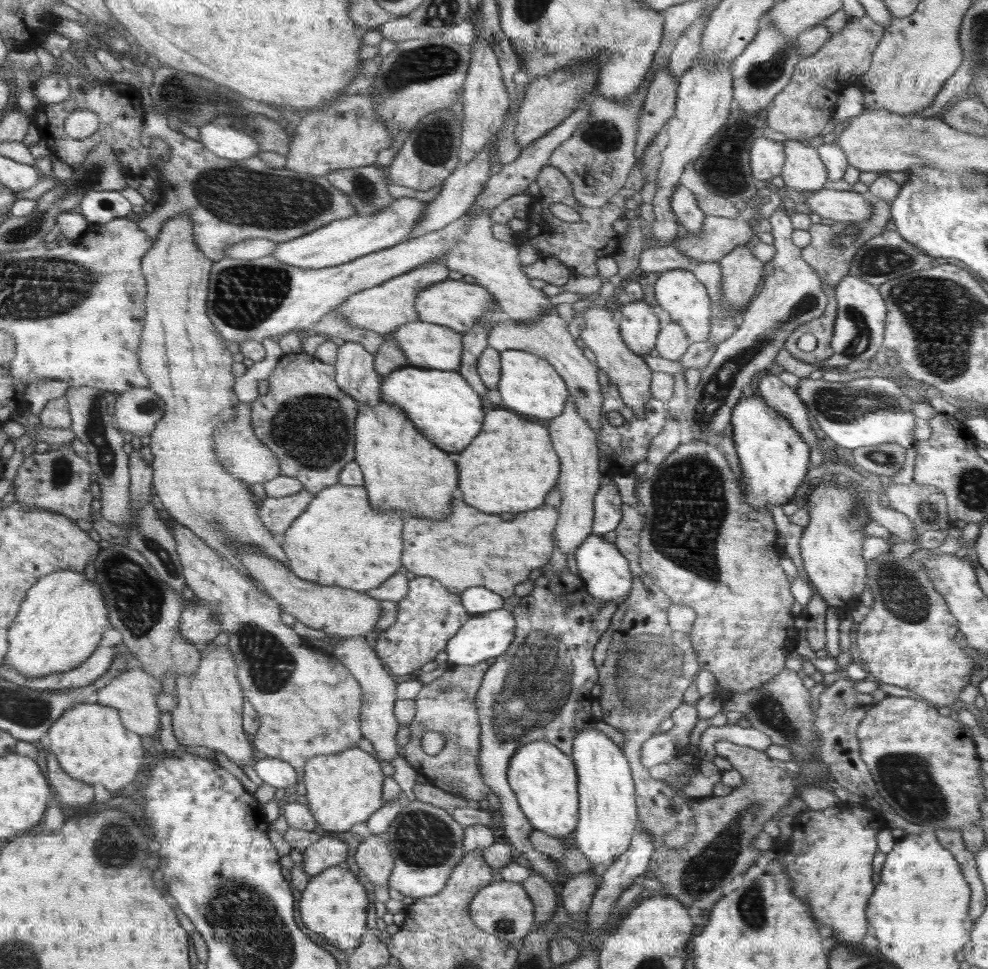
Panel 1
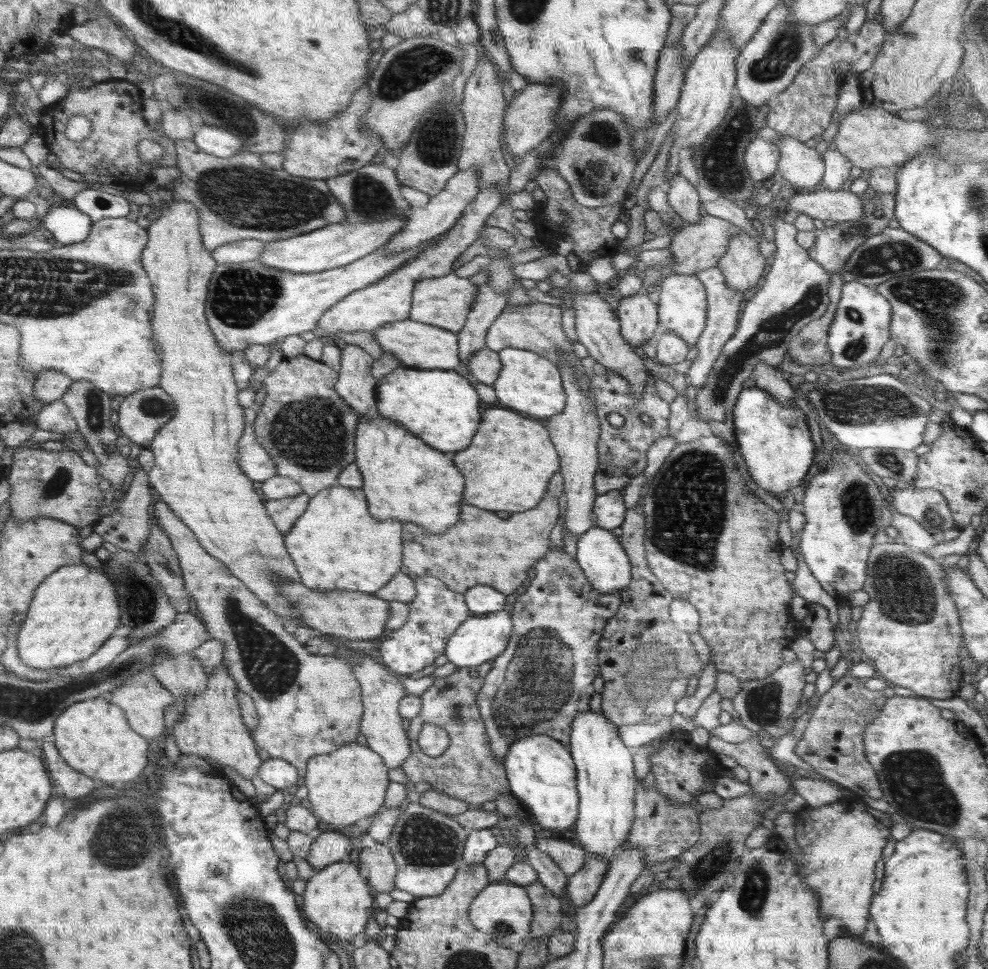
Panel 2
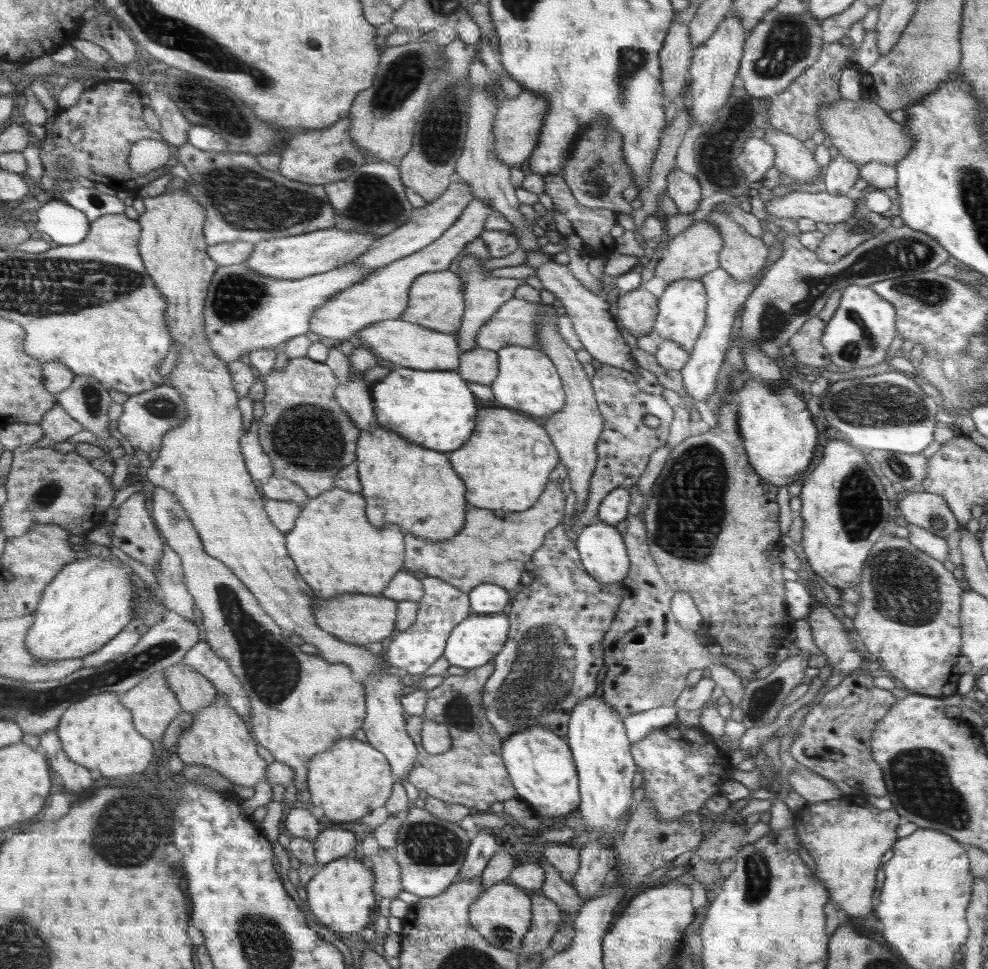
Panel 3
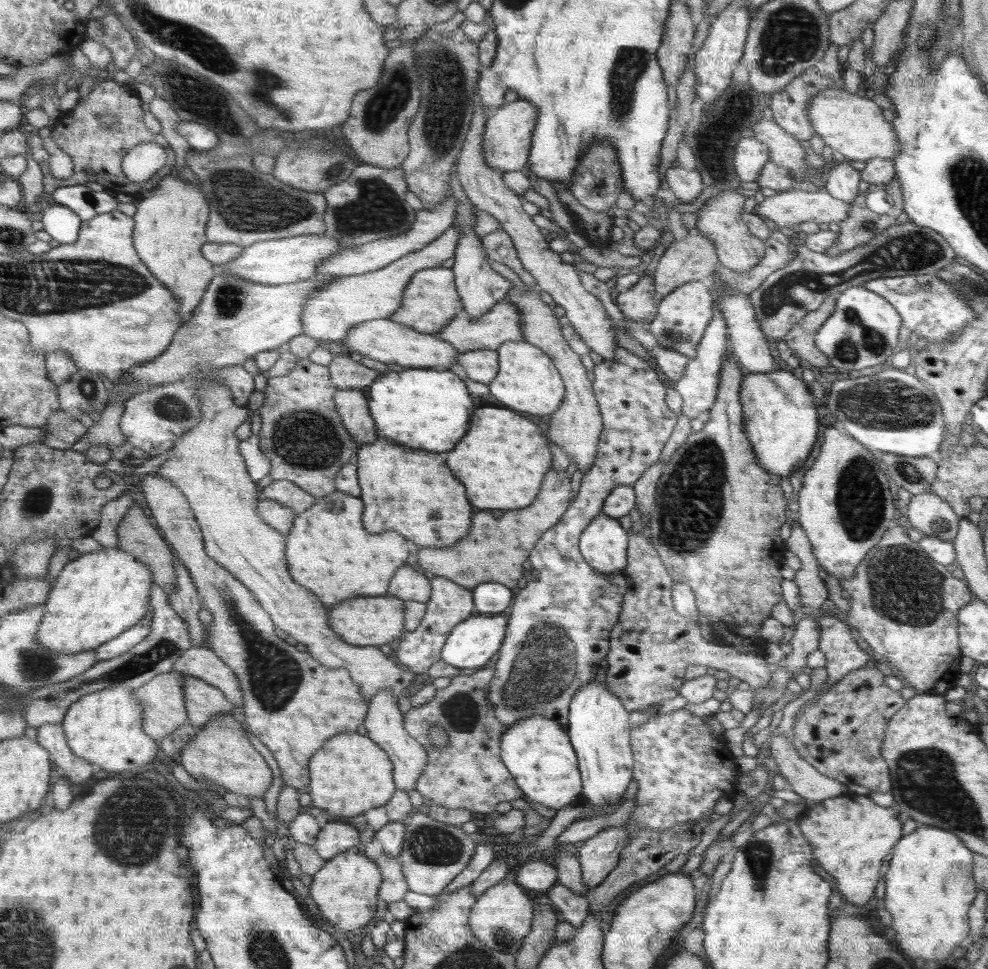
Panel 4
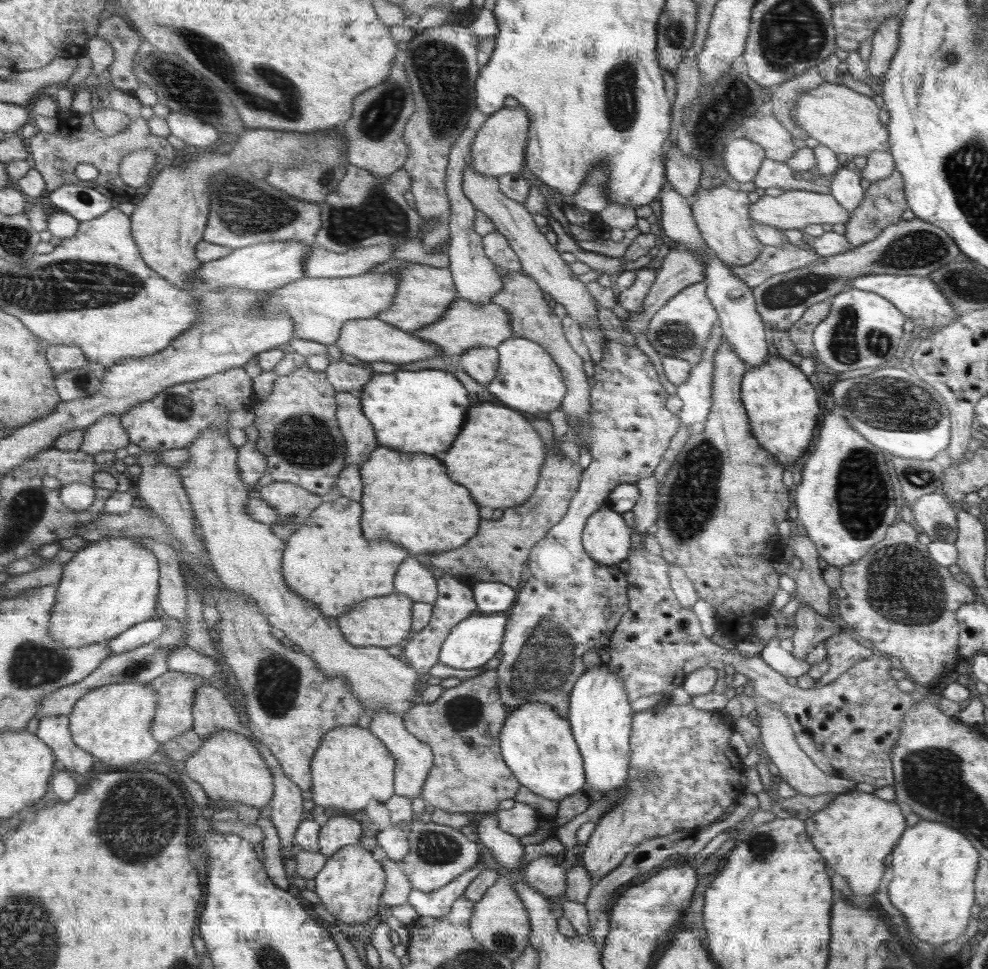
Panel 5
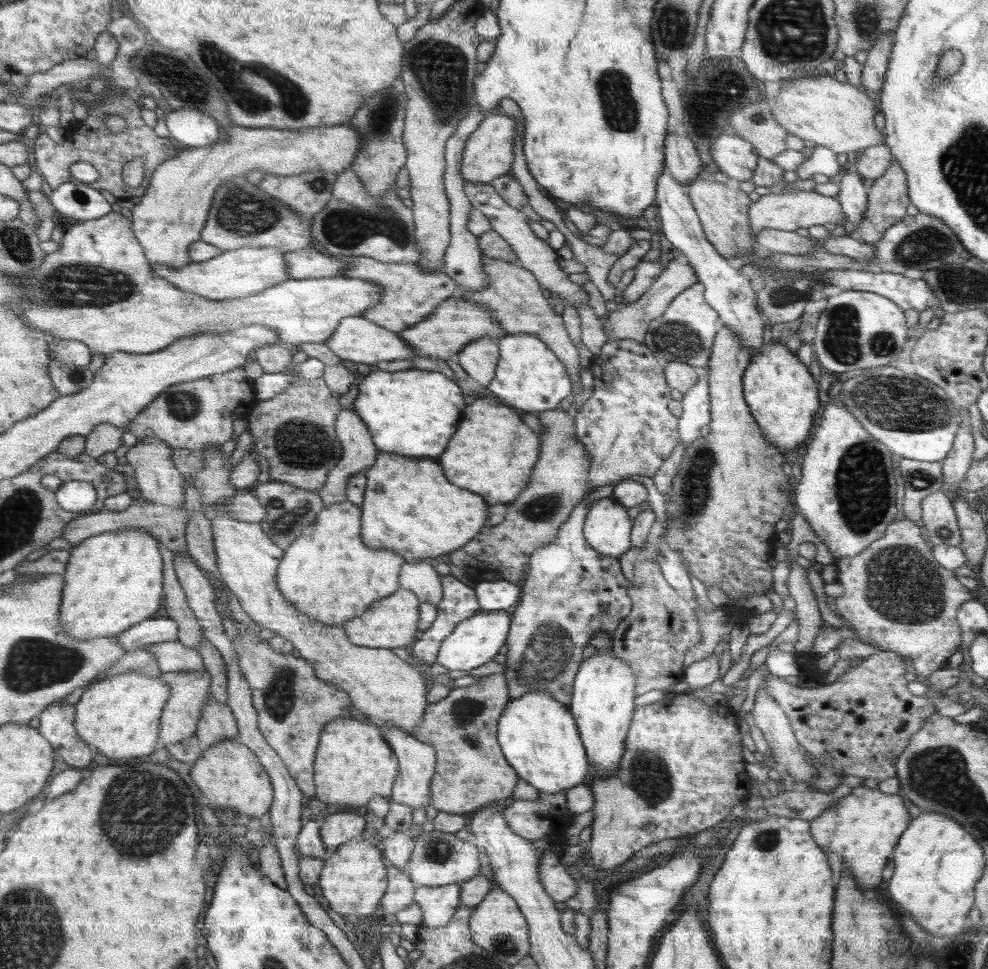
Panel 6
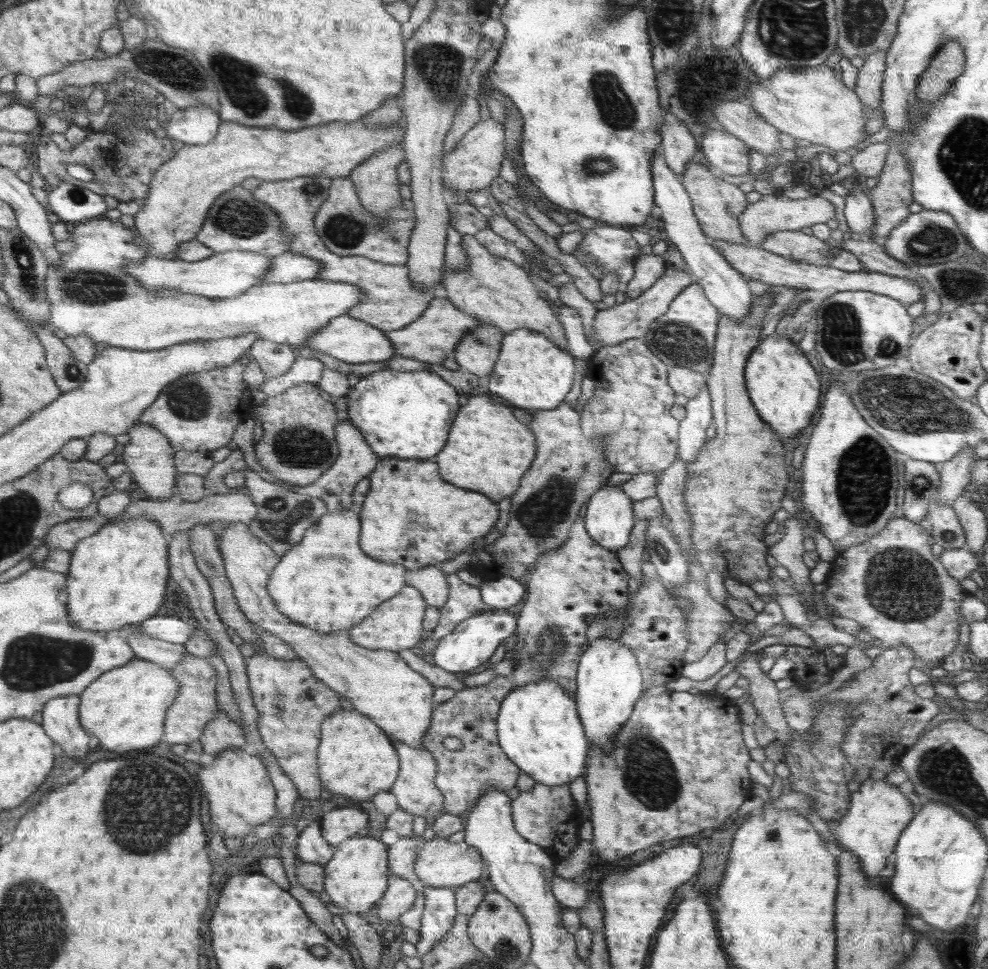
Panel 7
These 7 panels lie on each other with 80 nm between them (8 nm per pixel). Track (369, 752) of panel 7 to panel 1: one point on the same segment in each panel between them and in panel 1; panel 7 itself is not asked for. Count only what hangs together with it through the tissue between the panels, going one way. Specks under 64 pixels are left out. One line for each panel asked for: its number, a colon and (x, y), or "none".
1: (343, 789)
2: (349, 784)
3: (353, 778)
4: (350, 774)
5: (353, 766)
6: (354, 763)

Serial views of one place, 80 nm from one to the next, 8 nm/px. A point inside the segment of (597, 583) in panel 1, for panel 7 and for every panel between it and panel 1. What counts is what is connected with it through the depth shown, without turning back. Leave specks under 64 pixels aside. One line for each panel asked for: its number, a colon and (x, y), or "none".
2: (600, 554)
3: (603, 553)
4: (604, 542)
5: (606, 537)
6: (607, 528)
7: (609, 519)

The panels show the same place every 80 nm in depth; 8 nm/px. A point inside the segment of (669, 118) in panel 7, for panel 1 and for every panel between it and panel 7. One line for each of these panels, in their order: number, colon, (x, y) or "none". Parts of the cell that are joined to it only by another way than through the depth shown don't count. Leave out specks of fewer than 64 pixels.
1: (683, 202)
2: (684, 200)
3: (683, 188)
4: (687, 185)
5: (683, 173)
6: (681, 159)

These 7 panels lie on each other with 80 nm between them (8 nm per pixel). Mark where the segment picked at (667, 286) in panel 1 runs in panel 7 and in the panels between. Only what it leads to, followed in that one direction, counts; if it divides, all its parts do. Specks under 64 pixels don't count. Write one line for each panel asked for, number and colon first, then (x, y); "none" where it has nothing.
2: (682, 308)
3: (681, 317)
4: (681, 319)
5: (681, 328)
6: (684, 332)
7: (684, 336)

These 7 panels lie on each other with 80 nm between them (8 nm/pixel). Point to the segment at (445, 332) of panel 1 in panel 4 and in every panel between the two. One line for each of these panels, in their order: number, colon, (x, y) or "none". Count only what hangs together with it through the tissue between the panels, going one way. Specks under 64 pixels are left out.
2: (415, 344)
3: (405, 344)
4: (386, 341)

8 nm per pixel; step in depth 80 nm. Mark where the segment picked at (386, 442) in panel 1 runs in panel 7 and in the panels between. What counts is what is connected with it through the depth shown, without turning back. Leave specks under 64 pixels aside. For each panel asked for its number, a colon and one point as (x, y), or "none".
2: (404, 479)
3: (404, 484)
4: (405, 490)
5: (408, 498)
6: (409, 508)
7: (410, 516)

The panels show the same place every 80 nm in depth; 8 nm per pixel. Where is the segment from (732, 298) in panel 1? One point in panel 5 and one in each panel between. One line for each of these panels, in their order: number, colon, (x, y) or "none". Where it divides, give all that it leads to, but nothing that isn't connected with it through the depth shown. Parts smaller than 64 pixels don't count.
2: (742, 266)
3: (742, 256)
4: (720, 218)
5: (721, 214)

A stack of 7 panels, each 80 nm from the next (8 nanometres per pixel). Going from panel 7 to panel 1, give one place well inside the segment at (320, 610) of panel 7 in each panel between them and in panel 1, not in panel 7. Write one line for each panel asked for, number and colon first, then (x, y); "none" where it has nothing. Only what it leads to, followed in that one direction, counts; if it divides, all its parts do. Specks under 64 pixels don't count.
1: (340, 539)
2: (336, 543)
3: (337, 550)
4: (329, 551)
5: (328, 559)
6: (328, 573)

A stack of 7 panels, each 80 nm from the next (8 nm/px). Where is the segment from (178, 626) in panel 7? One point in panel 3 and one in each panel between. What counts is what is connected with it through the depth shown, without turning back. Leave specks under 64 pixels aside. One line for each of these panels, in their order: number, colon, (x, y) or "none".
3: (124, 641)
4: (135, 634)
5: (142, 633)
6: (162, 628)

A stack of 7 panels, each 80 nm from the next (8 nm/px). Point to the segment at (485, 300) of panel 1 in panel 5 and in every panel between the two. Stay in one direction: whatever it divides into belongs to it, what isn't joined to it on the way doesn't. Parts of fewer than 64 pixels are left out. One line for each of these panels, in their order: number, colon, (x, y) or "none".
2: (445, 302)
3: (437, 300)
4: (431, 301)
5: (425, 293)

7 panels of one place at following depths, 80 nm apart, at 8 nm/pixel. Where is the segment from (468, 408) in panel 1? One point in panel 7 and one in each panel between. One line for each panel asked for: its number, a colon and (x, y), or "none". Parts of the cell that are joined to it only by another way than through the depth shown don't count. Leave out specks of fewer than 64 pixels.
2: (440, 406)
3: (434, 408)
4: (422, 408)
5: (420, 411)
6: (412, 413)
7: (402, 414)

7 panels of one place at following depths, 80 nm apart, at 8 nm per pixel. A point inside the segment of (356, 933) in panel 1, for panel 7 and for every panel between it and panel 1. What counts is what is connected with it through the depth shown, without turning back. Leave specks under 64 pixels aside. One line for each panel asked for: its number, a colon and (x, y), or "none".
2: (337, 901)
3: (340, 895)
4: (345, 888)
5: (349, 885)
6: (353, 879)
7: (357, 875)

